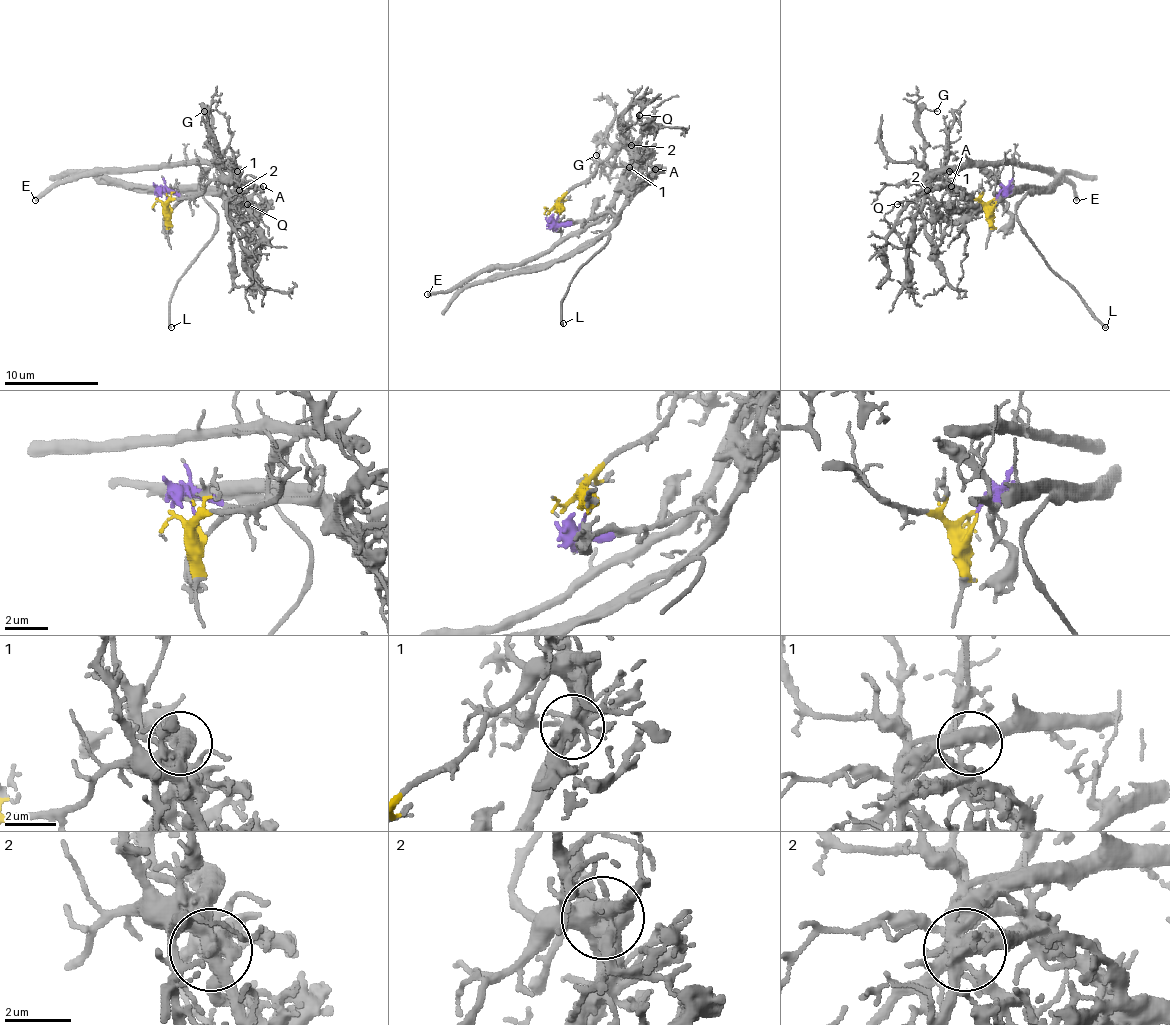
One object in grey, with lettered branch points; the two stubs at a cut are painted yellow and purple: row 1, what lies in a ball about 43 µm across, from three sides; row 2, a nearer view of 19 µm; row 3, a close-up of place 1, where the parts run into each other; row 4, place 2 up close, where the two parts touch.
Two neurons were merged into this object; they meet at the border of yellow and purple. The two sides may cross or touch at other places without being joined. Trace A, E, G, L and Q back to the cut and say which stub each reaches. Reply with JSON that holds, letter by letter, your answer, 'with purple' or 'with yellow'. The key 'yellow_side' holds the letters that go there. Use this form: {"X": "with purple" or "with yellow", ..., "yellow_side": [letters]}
{"A": "with purple", "E": "with yellow", "G": "with yellow", "L": "with purple", "Q": "with yellow", "yellow_side": ["E", "G", "Q"]}

